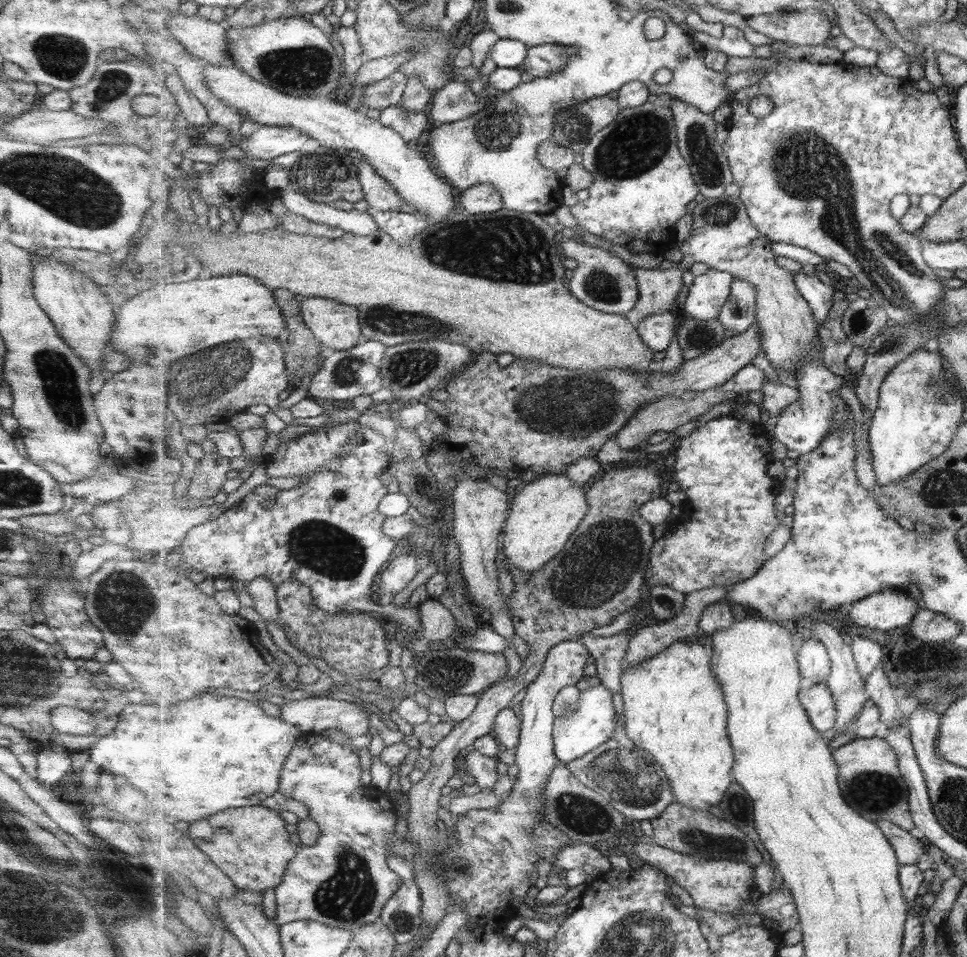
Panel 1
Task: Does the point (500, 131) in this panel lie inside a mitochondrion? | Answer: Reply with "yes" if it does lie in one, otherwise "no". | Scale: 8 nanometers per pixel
yes

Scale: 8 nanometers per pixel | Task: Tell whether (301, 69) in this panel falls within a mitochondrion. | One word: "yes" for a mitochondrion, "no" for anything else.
yes

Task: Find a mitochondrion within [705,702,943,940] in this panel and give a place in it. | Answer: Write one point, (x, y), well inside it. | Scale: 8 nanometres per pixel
(874, 792)

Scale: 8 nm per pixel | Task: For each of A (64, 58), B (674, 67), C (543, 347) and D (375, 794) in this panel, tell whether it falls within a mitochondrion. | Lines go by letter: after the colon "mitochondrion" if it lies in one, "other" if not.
A: mitochondrion
B: other
C: other
D: other

